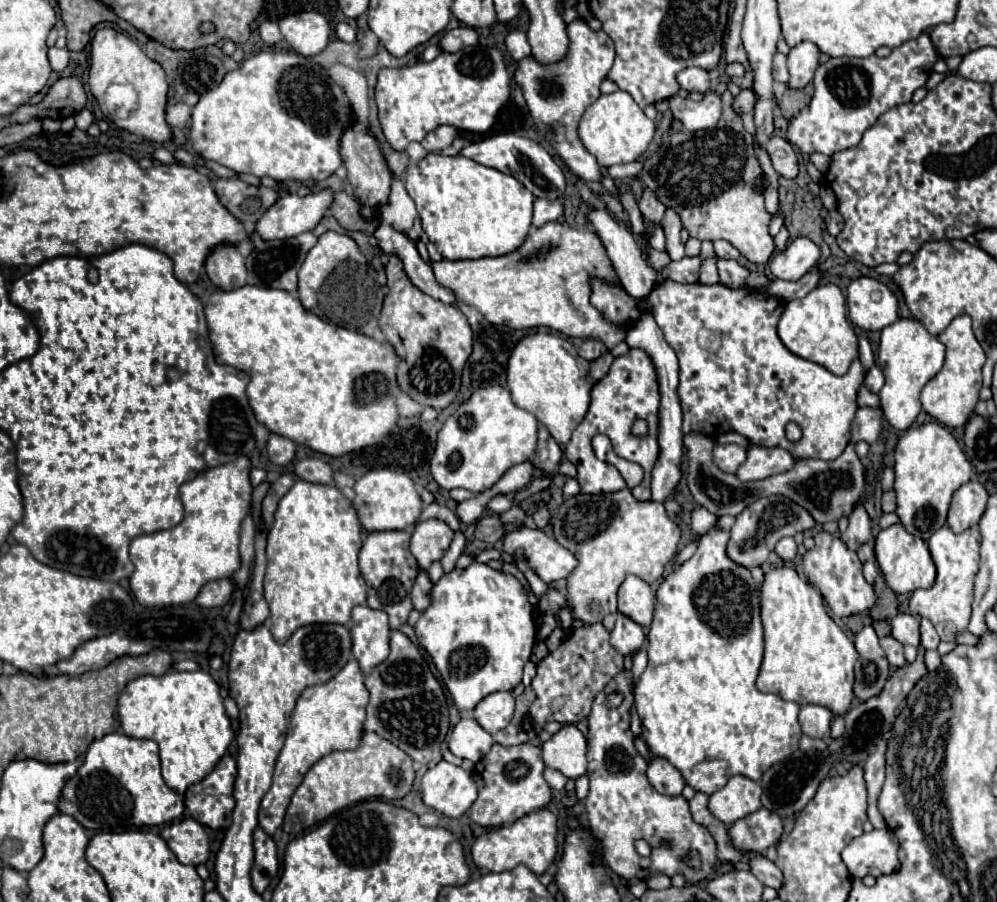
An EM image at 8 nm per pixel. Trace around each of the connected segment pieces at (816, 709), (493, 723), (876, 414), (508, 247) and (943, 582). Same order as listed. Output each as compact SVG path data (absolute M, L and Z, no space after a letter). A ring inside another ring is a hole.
M803 704L799 712L799 724L803 728L803 734L811 738L823 738L829 732L833 720L833 712L819 704Z
M493 692L477 704L473 716L481 728L485 728L491 736L495 736L509 724L509 720L513 718L513 710L515 698L511 692Z
M859 408L851 424L851 442L877 442L881 432L881 414L879 408Z
M429 152L423 160L409 166L405 172L407 194L413 198L417 212L423 222L423 230L427 238L435 244L437 252L447 260L465 260L465 258L485 258L485 256L503 256L521 246L525 240L535 196L513 176L507 176L495 168L483 166L475 160L469 160L461 154L443 156L437 152Z
M949 526L939 528L929 538L929 552L937 566L937 580L929 590L915 590L909 600L909 610L915 616L929 618L941 636L943 642L955 640L955 634L967 630L967 622L971 618L971 604L973 604L973 580L979 568L979 548L981 548L981 534L979 528L973 526L961 534L955 534Z

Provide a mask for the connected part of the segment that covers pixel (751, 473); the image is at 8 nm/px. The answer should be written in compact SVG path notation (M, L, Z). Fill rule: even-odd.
M751 446L747 450L747 460L745 464L739 466L737 478L741 482L751 482L751 480L763 480L773 474L787 472L795 464L791 452L783 448L763 448L763 446Z

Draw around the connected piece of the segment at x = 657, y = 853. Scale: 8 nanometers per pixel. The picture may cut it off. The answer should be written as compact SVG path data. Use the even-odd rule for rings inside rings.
M619 670L613 680L605 686L605 690L597 692L591 714L589 714L589 796L583 800L585 806L585 824L591 828L591 834L599 840L603 850L605 864L623 878L649 878L653 874L683 874L687 882L701 882L711 878L713 866L717 862L717 848L713 836L699 824L693 822L689 804L683 796L667 798L661 796L651 782L647 780L647 762L635 750L633 734L629 730L631 708L633 708L633 672ZM611 690L619 690L625 700L619 708L611 710L605 706L605 696ZM663 838L673 840L671 848L659 846ZM645 840L651 846L651 856L645 858L637 854L635 842ZM697 852L701 858L701 868L693 868L687 864L687 856Z

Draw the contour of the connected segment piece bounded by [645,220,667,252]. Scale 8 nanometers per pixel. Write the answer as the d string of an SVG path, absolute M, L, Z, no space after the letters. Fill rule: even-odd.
M645 220L645 224L651 228L651 240L649 240L649 244L651 244L651 248L655 248L655 250L659 250L659 252L667 252L667 246L665 246L665 234L663 234L663 228L653 228L647 220Z

